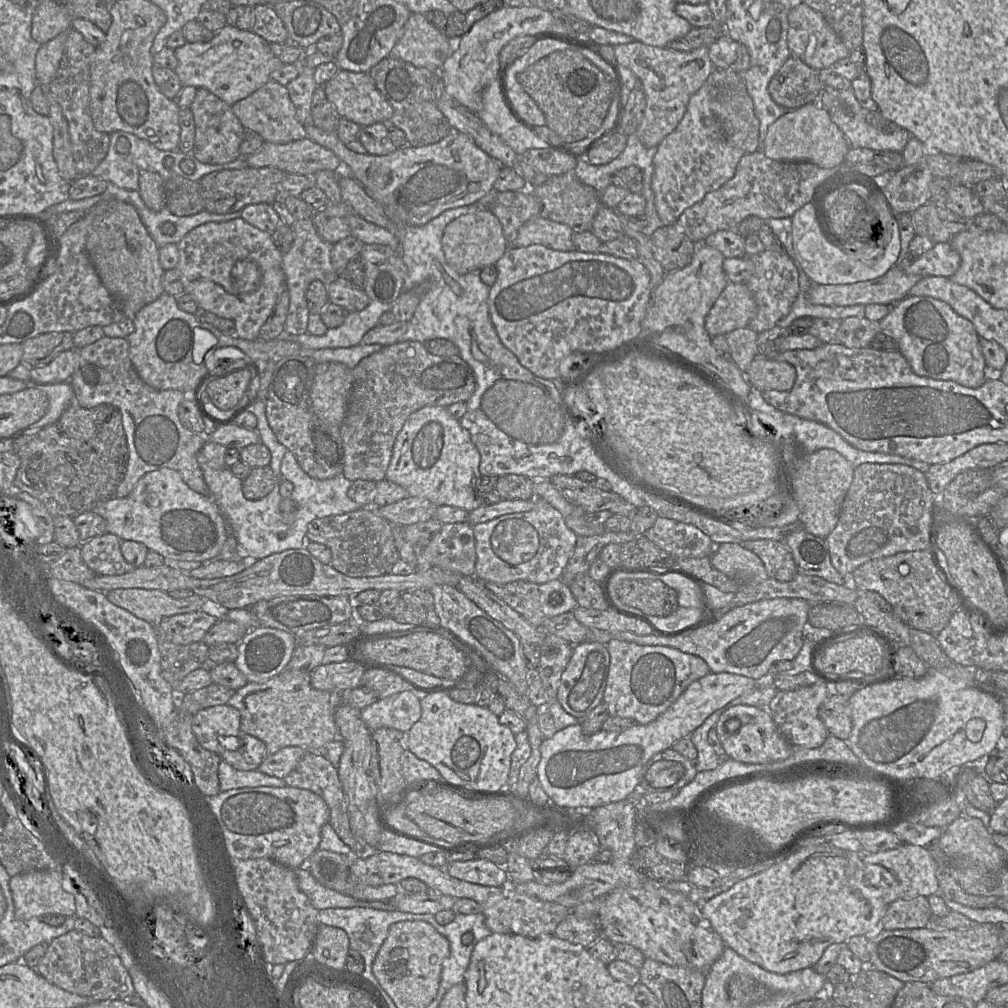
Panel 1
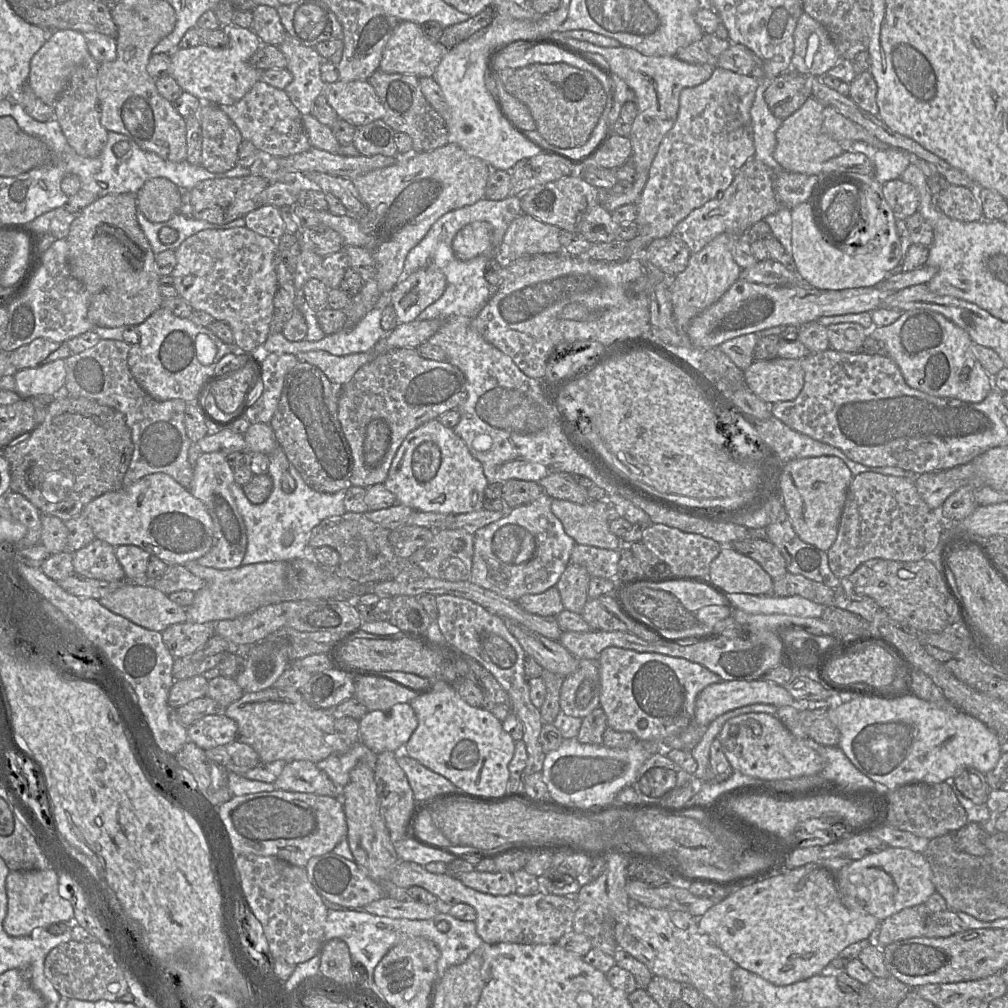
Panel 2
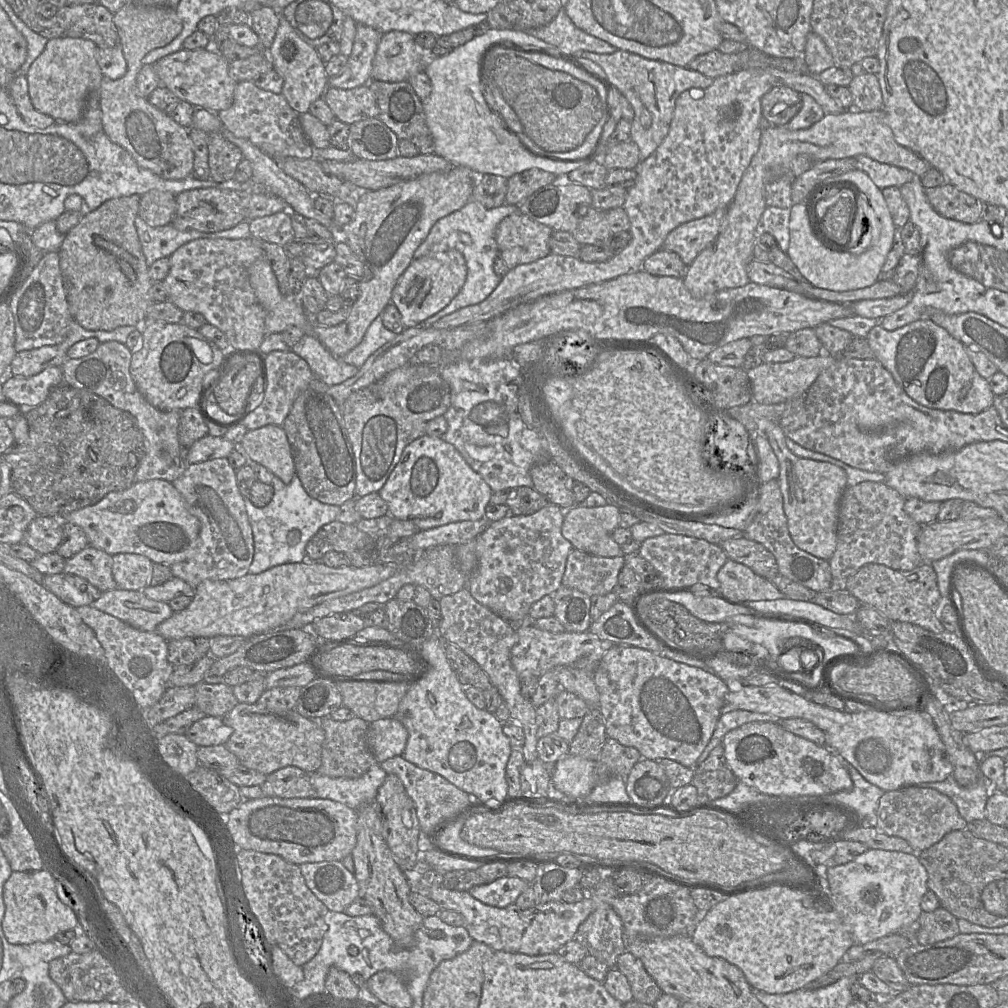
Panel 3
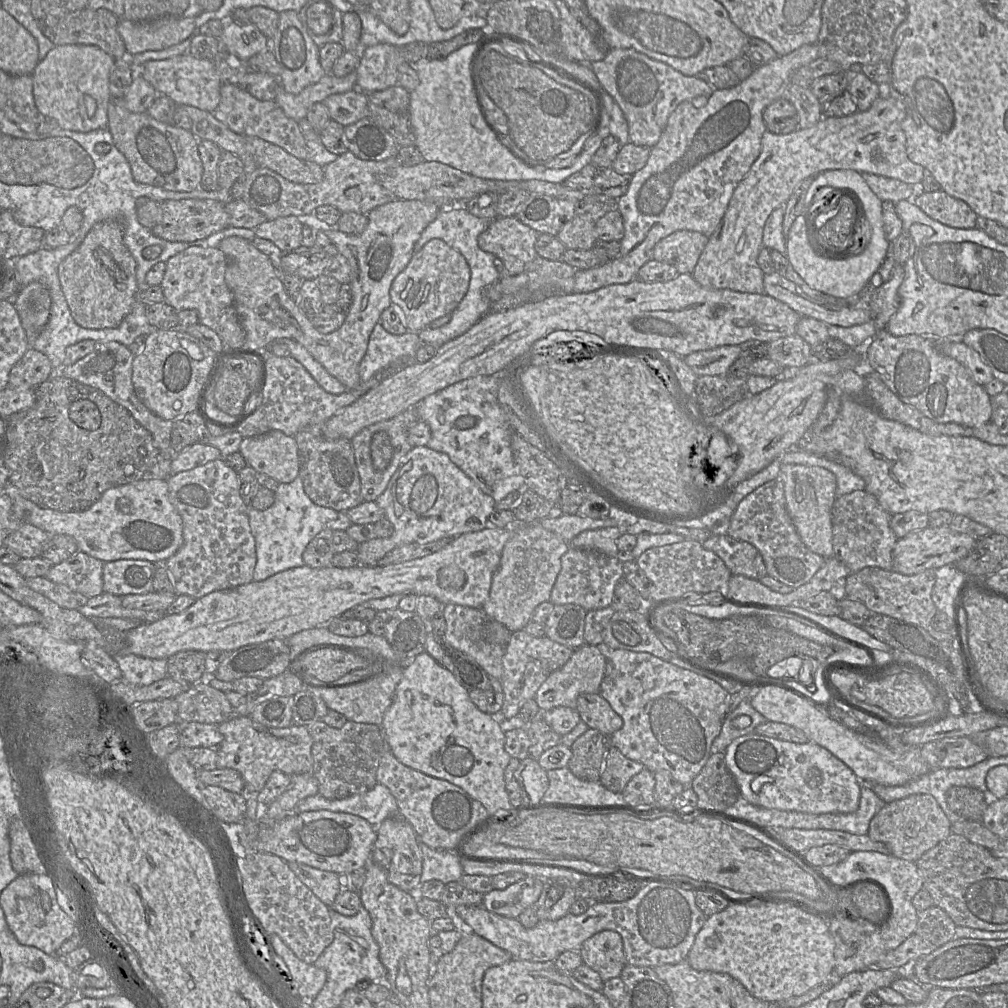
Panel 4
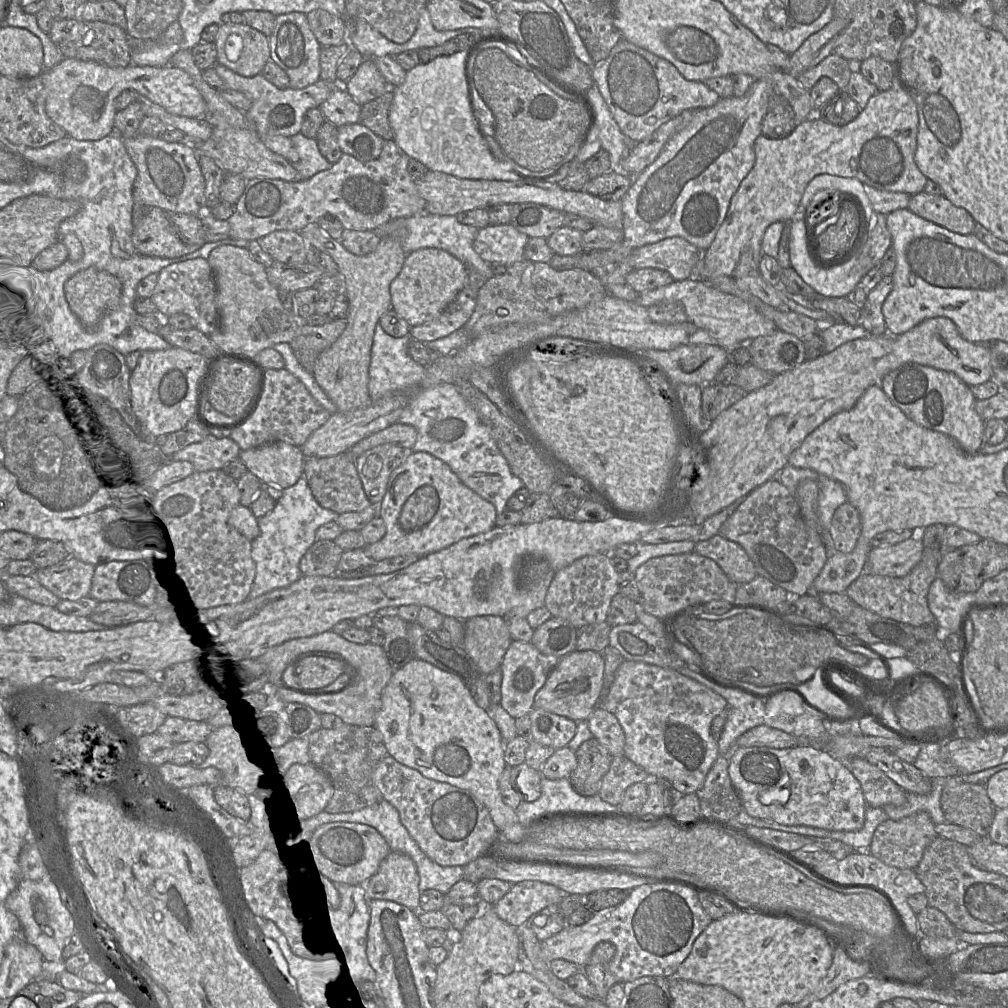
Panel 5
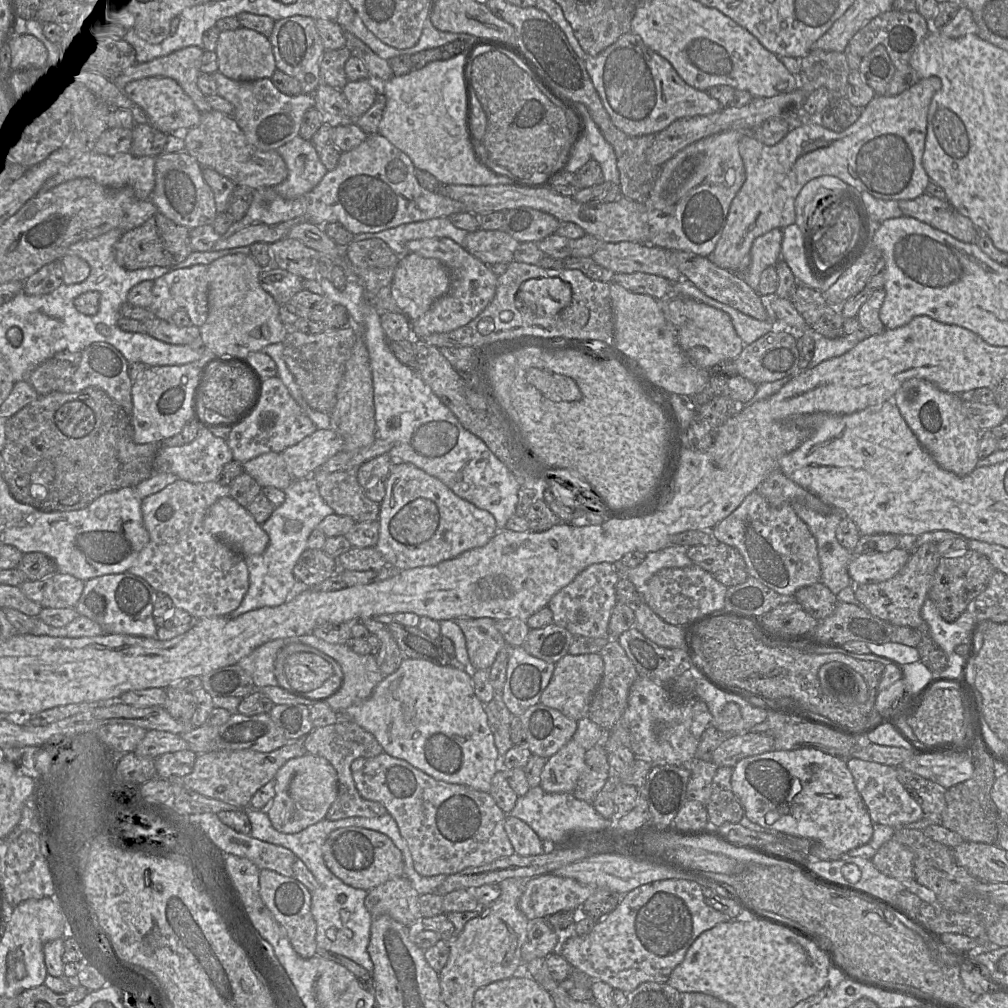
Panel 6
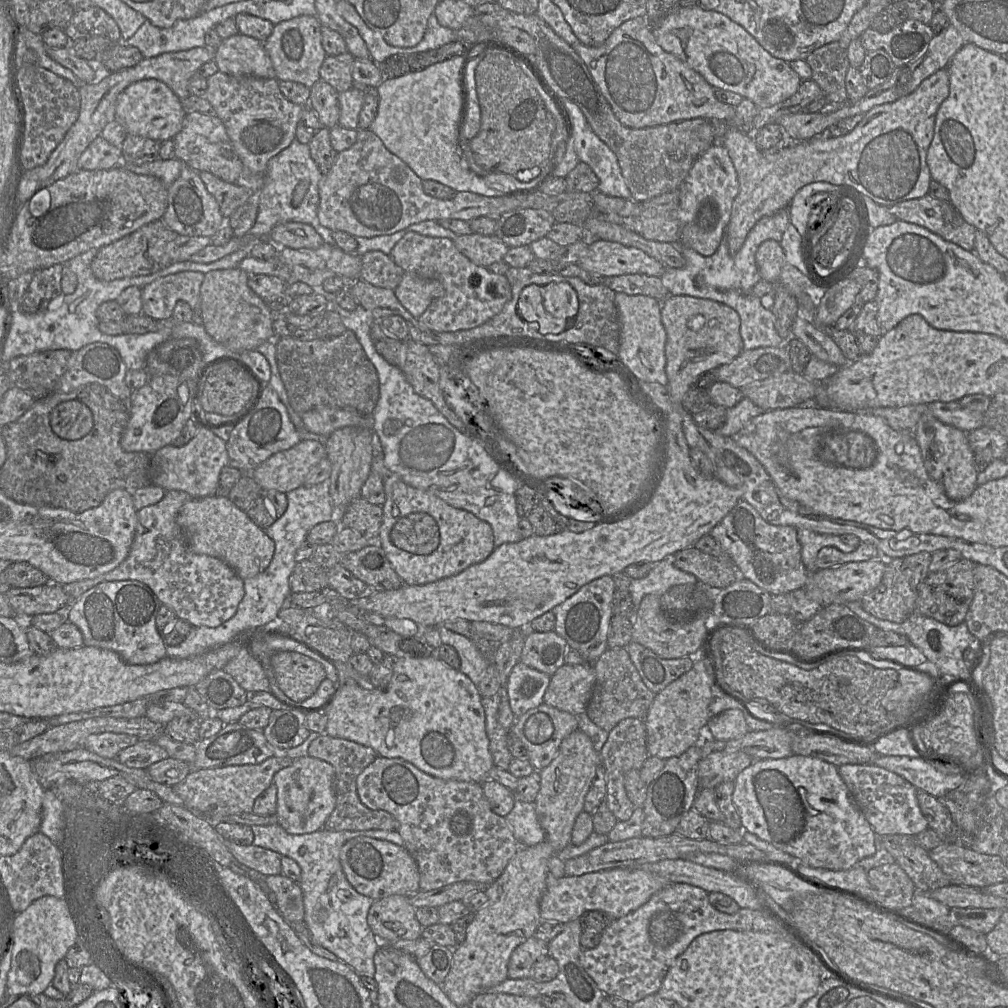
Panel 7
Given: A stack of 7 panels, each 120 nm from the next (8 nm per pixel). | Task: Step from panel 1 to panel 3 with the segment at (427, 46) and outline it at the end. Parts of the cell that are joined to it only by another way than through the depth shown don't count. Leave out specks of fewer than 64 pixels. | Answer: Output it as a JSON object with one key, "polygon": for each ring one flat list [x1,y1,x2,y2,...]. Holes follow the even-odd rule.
{"polygon":[[390,31,381,36,372,62,372,80,401,82,424,71,430,57,425,56,415,42,415,36,402,31]]}

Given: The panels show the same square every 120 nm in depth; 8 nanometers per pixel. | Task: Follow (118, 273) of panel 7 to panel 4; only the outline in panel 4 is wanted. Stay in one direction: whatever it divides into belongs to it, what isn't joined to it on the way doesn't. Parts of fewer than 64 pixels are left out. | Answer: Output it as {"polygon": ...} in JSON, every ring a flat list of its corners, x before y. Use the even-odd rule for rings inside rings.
{"polygon":[[210,199,167,200,161,203,162,220,152,229,153,235,169,242,194,242,223,230,229,224,225,204]]}

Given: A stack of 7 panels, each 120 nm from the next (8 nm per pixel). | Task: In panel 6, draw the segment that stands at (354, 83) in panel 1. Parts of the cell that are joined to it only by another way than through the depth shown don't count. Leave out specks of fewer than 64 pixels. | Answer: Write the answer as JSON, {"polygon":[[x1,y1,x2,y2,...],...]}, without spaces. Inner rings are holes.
{"polygon":[[321,83,313,95,315,108,324,124,335,128,355,123,350,116,348,102,342,90]]}

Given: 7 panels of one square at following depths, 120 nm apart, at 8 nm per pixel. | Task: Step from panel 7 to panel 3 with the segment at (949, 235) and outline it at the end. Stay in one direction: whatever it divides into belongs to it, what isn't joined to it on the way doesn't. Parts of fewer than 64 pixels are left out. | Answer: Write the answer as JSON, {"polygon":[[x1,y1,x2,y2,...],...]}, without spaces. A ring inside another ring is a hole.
{"polygon":[[950,183,926,189,926,196,933,209,945,218,966,224,980,220,982,201]]}

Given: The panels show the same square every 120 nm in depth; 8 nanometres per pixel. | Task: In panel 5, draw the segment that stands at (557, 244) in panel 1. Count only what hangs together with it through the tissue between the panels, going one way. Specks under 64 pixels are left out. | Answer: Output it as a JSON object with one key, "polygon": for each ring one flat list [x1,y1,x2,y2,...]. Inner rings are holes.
{"polygon":[[511,223,489,224,479,229,473,248,483,260,509,266,524,259,524,246,528,239,529,236,518,231]]}

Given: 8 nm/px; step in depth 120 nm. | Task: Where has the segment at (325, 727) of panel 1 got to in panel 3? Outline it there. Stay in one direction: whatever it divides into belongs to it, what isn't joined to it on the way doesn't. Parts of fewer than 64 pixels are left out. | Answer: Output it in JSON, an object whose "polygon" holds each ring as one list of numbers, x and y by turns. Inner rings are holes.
{"polygon":[[238,702,222,720,233,728,224,745,248,768,268,776,286,766,296,766,309,774,321,766,324,730,319,720,304,717,296,709,275,711,259,703]]}

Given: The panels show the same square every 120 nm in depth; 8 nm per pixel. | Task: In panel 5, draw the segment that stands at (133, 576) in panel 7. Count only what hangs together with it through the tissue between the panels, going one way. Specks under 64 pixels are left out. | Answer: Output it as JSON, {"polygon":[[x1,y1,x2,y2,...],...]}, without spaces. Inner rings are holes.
{"polygon":[[223,469,194,471,184,479,160,487,157,506,170,529,170,544,165,553,151,566,160,582,168,584,177,597,195,608,238,604,248,599,256,566,252,559,252,542,228,523,230,512,240,505,237,481]]}

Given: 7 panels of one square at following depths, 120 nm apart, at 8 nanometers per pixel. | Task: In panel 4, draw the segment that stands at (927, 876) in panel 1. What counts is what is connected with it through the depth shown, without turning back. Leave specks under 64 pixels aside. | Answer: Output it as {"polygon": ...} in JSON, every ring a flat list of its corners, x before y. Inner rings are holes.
{"polygon":[[856,851,851,852,844,861,820,869,832,882,839,885,862,880,876,881,884,887,890,899,890,915,882,924,873,924,861,918,851,919,844,914,827,916,830,934,835,943,833,976,842,978,874,966,882,956,915,934,919,912,914,908,912,899,924,889,923,878,915,862,897,858,892,854]]}

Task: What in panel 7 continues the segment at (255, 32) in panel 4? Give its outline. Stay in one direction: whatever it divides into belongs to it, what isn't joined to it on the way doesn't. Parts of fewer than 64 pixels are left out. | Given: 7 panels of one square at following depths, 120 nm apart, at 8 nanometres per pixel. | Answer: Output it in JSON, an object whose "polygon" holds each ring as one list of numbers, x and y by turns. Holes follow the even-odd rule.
{"polygon":[[241,33,222,40,215,49,215,62,227,75,275,78,264,43]]}

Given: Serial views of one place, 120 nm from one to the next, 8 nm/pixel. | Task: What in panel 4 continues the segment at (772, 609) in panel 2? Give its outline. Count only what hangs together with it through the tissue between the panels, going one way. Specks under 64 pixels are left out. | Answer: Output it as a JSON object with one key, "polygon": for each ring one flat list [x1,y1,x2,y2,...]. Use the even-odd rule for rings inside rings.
{"polygon":[[798,605,764,607,799,615,821,626,833,636,838,636,862,647,892,653,892,647,890,645,874,638,861,627,855,626,839,616,824,616,815,614,799,607]]}

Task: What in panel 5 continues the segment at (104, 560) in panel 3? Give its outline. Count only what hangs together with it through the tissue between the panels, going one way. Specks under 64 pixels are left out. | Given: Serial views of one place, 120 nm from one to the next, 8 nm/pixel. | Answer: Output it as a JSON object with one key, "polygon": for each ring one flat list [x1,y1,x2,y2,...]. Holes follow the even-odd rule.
{"polygon":[[74,557,54,566,37,569,37,581,60,600,78,601,90,597,95,565,82,562]]}

